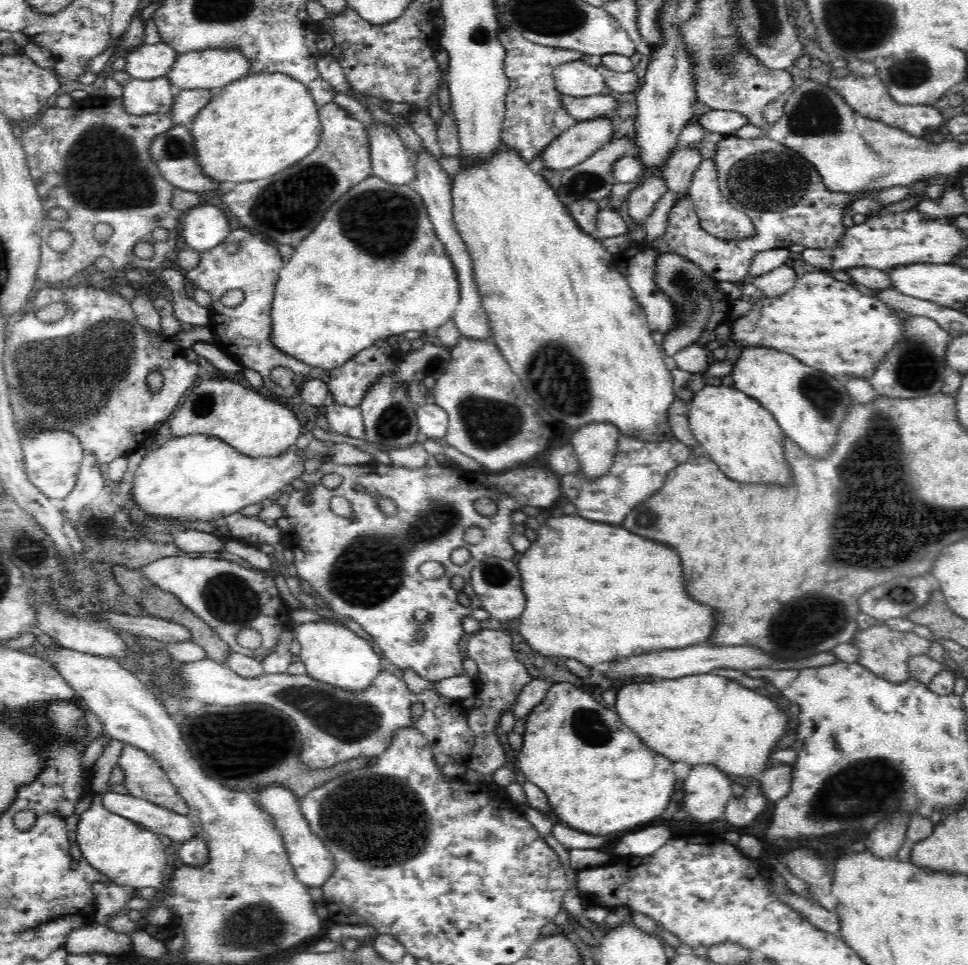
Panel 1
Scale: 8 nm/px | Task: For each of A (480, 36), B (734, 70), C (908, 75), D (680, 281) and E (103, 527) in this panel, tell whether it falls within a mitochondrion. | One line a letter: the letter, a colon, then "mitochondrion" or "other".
A: mitochondrion
B: mitochondrion
C: mitochondrion
D: mitochondrion
E: mitochondrion

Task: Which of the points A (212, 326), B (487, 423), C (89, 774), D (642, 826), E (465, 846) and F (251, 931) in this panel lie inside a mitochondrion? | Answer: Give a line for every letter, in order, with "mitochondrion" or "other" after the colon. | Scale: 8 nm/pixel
A: other
B: mitochondrion
C: other
D: other
E: other
F: mitochondrion

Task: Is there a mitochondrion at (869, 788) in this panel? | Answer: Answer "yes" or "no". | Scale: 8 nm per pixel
yes

